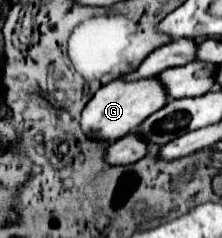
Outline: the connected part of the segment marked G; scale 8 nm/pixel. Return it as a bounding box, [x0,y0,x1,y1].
[81,79,167,141]

